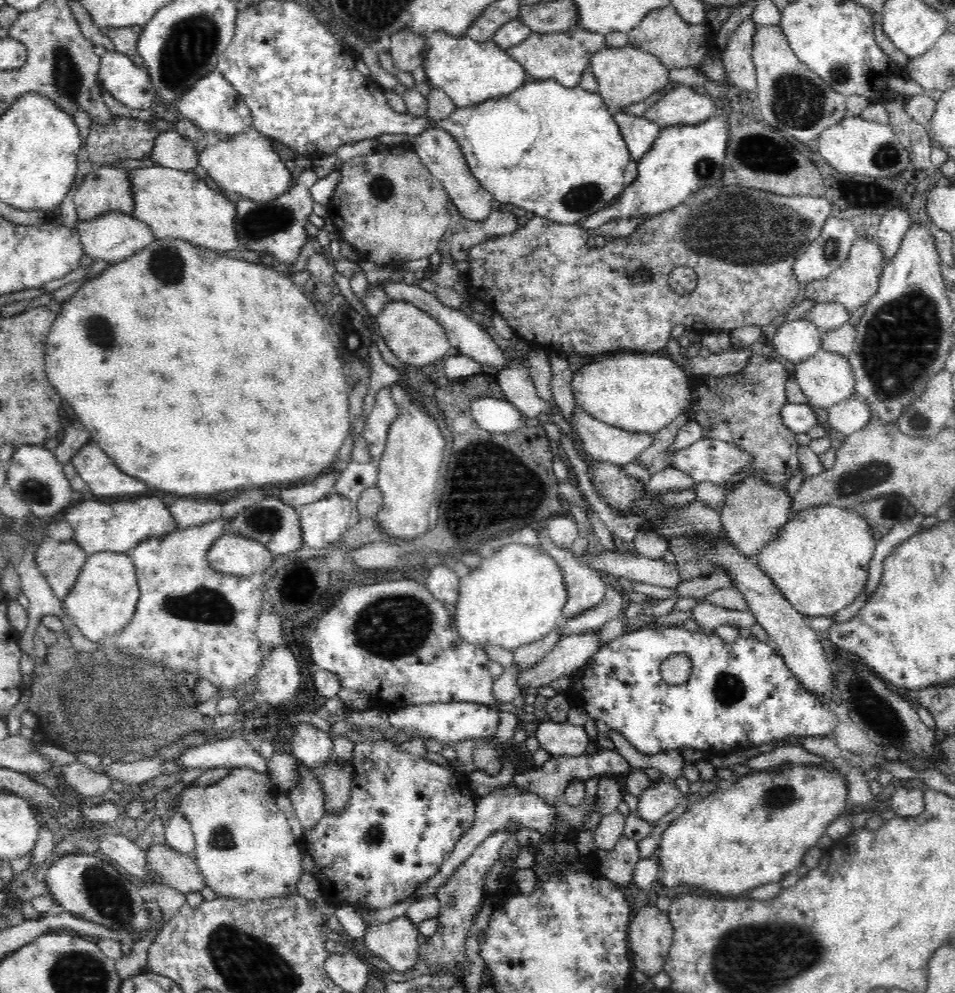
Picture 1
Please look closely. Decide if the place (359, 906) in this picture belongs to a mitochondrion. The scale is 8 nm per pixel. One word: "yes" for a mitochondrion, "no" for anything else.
no

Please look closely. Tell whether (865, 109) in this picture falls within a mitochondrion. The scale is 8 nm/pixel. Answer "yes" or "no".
no

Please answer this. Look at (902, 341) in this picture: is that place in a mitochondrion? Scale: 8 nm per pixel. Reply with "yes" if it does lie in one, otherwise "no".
yes

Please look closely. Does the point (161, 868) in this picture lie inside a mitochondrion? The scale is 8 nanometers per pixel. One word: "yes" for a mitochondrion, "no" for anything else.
no

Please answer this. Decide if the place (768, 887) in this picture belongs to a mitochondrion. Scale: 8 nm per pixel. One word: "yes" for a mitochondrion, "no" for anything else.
no

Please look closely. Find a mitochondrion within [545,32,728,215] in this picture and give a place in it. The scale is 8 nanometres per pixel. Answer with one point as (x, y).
(705, 168)

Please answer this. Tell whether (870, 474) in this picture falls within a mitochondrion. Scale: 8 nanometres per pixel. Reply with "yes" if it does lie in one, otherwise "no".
yes

